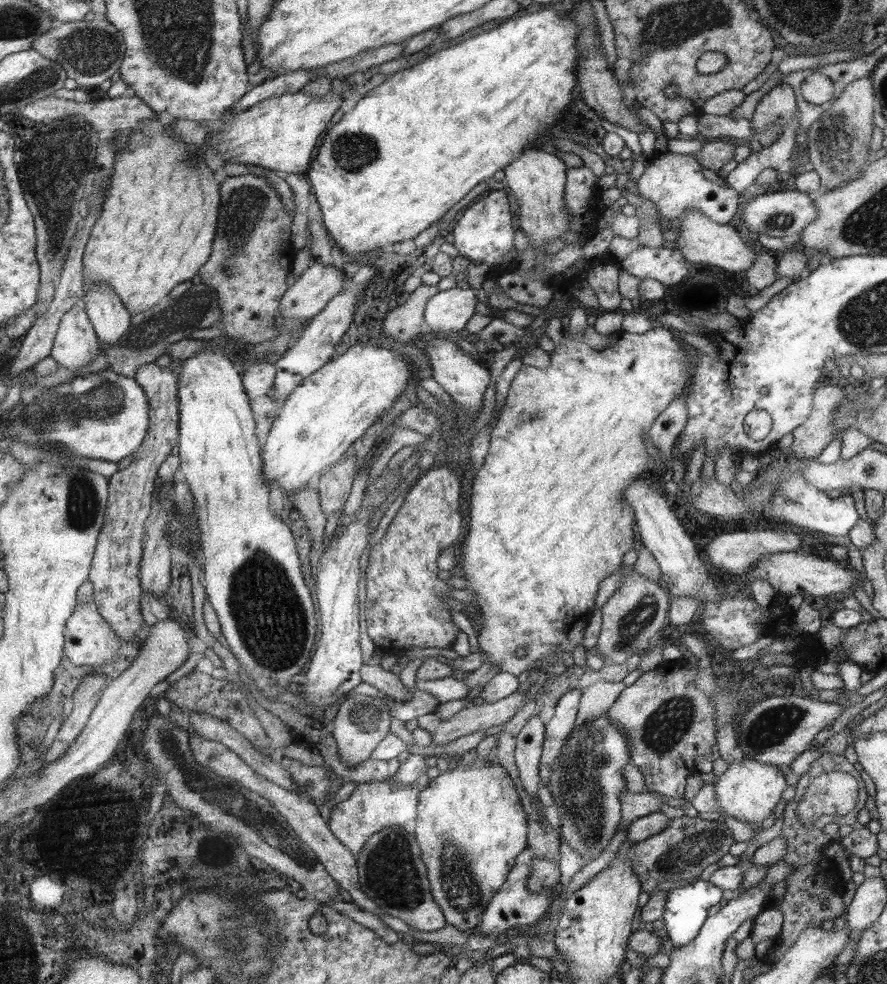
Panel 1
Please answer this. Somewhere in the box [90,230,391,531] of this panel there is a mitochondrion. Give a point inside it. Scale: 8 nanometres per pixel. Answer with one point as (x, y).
(190, 308)

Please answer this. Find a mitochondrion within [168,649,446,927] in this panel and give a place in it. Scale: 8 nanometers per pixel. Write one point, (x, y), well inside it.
(391, 870)

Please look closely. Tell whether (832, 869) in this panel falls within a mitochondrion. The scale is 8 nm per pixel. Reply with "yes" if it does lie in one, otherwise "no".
no

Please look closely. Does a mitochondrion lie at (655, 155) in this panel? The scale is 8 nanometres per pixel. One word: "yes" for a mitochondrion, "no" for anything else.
no

